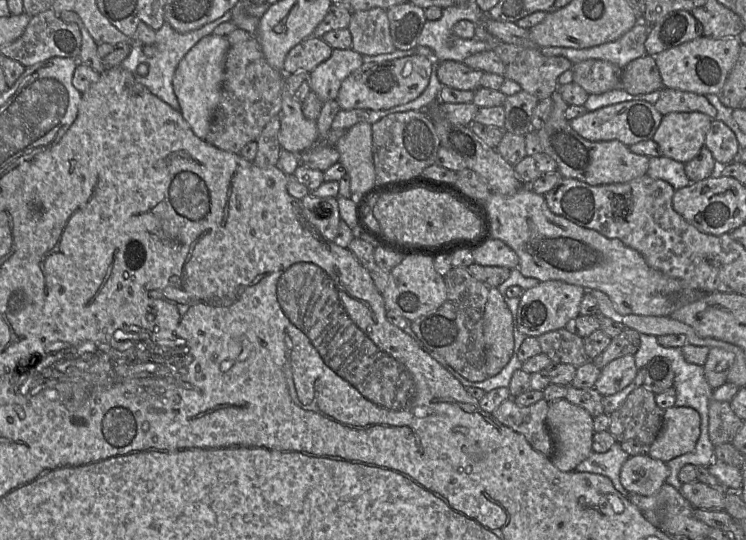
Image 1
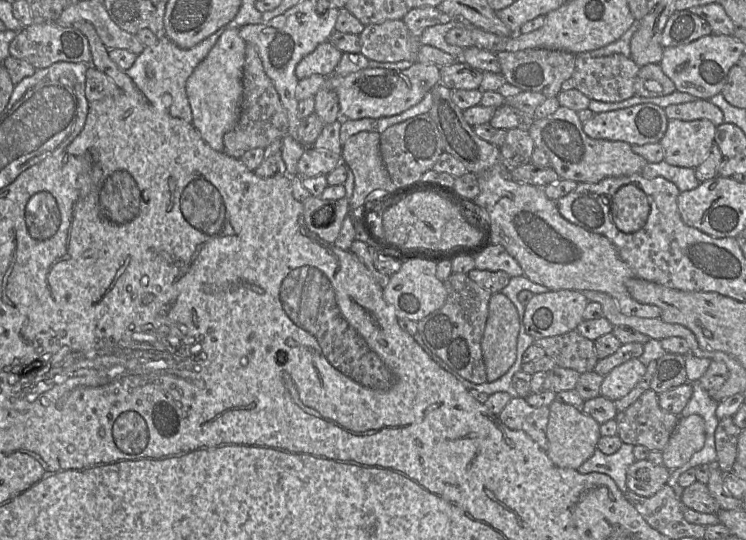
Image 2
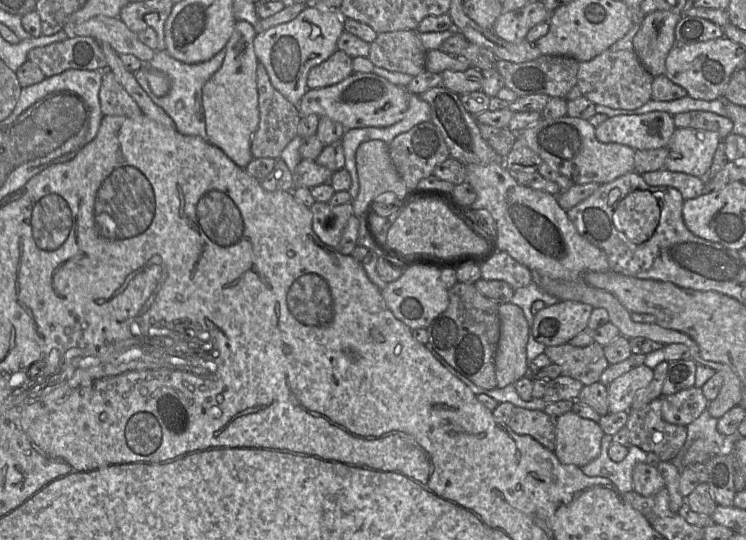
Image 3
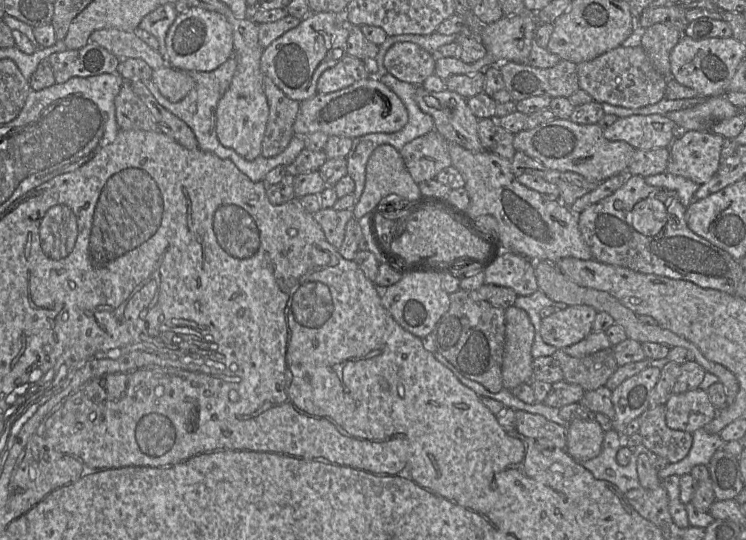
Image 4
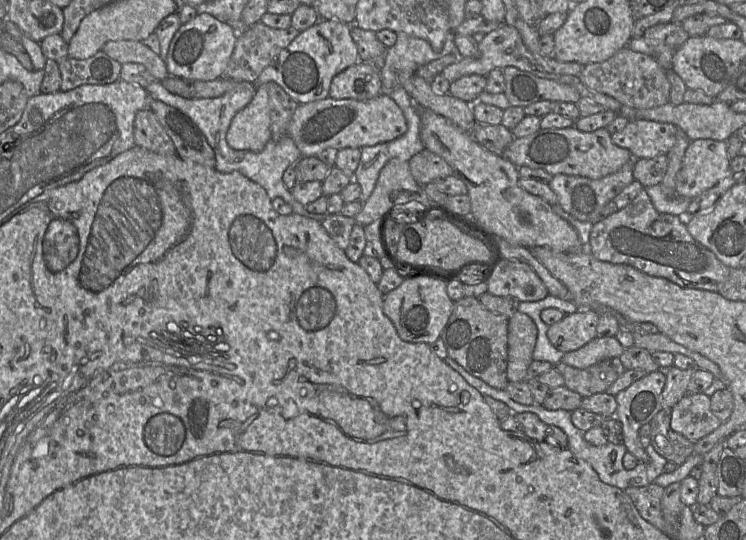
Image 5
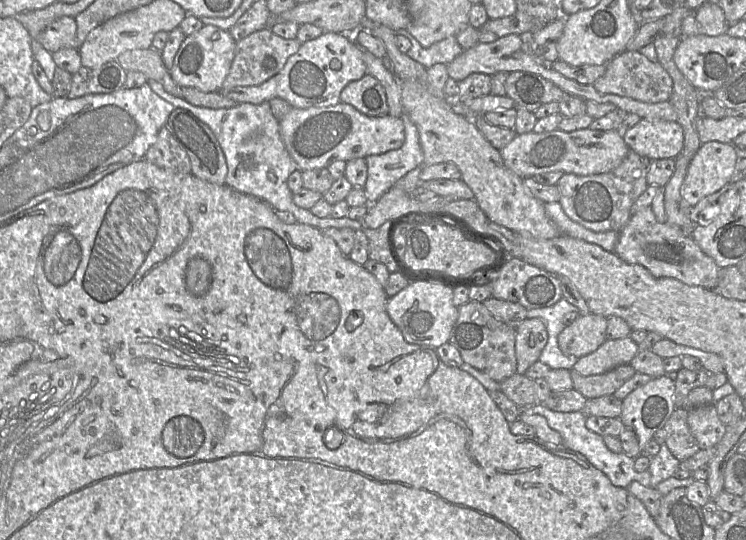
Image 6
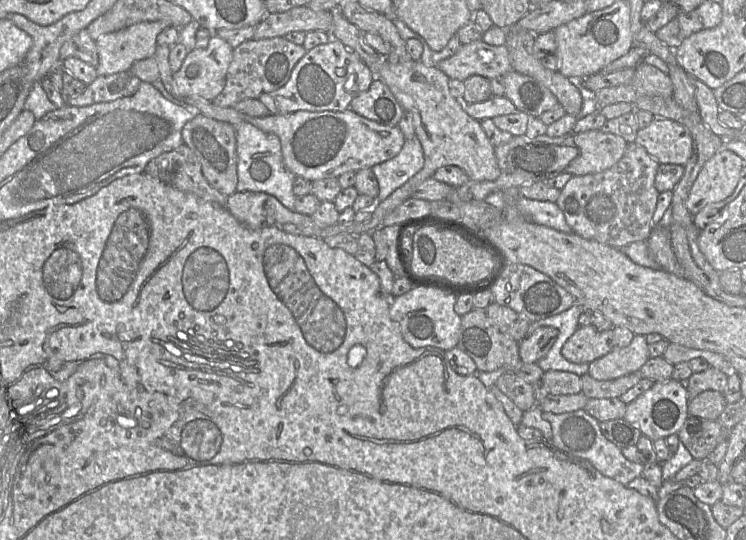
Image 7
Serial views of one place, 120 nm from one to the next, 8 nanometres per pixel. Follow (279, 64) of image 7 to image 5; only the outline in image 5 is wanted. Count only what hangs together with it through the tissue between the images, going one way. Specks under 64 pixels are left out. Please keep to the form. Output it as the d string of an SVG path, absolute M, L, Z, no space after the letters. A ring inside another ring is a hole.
M259 22L237 35L225 76L234 82L255 83L262 71L272 64L300 32L290 26L275 29Z

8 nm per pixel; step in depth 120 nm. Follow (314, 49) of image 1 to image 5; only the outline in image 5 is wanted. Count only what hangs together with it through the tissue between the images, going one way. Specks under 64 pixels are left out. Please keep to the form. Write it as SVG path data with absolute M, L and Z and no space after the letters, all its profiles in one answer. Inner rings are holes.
M369 62L356 64L338 73L331 81L329 97L366 101L382 94L379 74Z

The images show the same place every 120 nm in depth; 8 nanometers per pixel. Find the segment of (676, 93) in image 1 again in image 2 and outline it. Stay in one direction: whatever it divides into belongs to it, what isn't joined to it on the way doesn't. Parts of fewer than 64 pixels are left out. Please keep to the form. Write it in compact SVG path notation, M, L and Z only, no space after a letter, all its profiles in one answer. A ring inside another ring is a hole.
M696 99L682 104L673 104L664 108L668 119L694 121L706 119L716 127L724 123L723 112L709 100Z

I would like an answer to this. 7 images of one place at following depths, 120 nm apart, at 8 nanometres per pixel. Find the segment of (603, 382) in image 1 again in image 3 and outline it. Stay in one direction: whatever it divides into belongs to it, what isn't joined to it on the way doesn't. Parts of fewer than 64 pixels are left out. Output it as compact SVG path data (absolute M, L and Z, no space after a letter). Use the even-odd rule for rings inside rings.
M645 364L635 367L616 378L607 386L608 407L612 413L631 409L635 396L649 385L653 379L653 369Z

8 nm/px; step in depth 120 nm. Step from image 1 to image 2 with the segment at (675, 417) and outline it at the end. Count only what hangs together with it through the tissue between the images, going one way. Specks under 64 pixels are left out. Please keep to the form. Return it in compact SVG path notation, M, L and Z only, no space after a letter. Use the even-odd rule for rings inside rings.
M697 414L680 417L662 451L663 465L670 471L683 466L698 451L706 440L704 419Z

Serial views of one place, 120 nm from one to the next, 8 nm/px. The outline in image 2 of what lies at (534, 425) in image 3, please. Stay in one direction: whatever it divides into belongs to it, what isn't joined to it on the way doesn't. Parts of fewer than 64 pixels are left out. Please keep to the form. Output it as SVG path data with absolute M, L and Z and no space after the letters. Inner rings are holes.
M517 397L510 400L498 417L509 429L526 433L546 452L549 414L549 407L533 407L525 398Z

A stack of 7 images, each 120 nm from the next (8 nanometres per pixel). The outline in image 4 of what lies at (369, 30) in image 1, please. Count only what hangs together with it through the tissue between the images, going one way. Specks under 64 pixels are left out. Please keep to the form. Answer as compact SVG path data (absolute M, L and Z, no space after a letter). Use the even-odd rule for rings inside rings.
M397 42L386 52L384 67L400 81L415 86L422 83L435 71L433 55L412 42Z

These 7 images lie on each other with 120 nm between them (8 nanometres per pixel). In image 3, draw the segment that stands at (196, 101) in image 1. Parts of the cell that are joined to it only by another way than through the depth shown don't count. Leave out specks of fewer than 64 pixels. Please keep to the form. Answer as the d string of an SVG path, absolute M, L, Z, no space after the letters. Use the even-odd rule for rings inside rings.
M243 20L236 21L233 33L225 46L226 55L223 63L202 89L208 142L220 148L241 168L245 168L254 158L251 153L251 139L259 124L257 90L259 60L254 49L256 35L252 24Z

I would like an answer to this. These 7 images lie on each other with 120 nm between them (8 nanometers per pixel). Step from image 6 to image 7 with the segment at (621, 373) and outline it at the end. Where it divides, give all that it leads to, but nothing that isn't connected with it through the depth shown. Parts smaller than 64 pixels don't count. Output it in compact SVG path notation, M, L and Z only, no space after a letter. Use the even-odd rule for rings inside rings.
M640 371L612 380L596 380L588 374L580 376L581 392L588 399L619 398L642 378Z

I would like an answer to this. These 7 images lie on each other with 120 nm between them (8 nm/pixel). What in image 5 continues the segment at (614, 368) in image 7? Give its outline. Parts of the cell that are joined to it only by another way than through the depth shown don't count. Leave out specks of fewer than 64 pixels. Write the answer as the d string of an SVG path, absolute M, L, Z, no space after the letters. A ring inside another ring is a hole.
M597 336L583 347L564 353L562 361L569 366L585 369L605 359L620 358L624 350L615 336Z

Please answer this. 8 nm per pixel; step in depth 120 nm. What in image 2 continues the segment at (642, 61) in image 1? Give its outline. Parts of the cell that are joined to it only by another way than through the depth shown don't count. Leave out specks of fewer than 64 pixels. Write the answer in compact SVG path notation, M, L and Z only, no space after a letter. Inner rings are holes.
M647 64L640 67L634 81L636 96L661 97L675 91L675 84L664 74L659 64Z

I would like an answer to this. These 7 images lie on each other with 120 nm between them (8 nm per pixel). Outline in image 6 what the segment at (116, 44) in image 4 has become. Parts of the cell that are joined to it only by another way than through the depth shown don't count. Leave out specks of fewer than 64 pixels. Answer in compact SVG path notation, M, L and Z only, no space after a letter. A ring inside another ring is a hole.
M153 48L127 50L115 60L125 71L138 71L148 80L161 82L169 70L163 63L161 55Z

